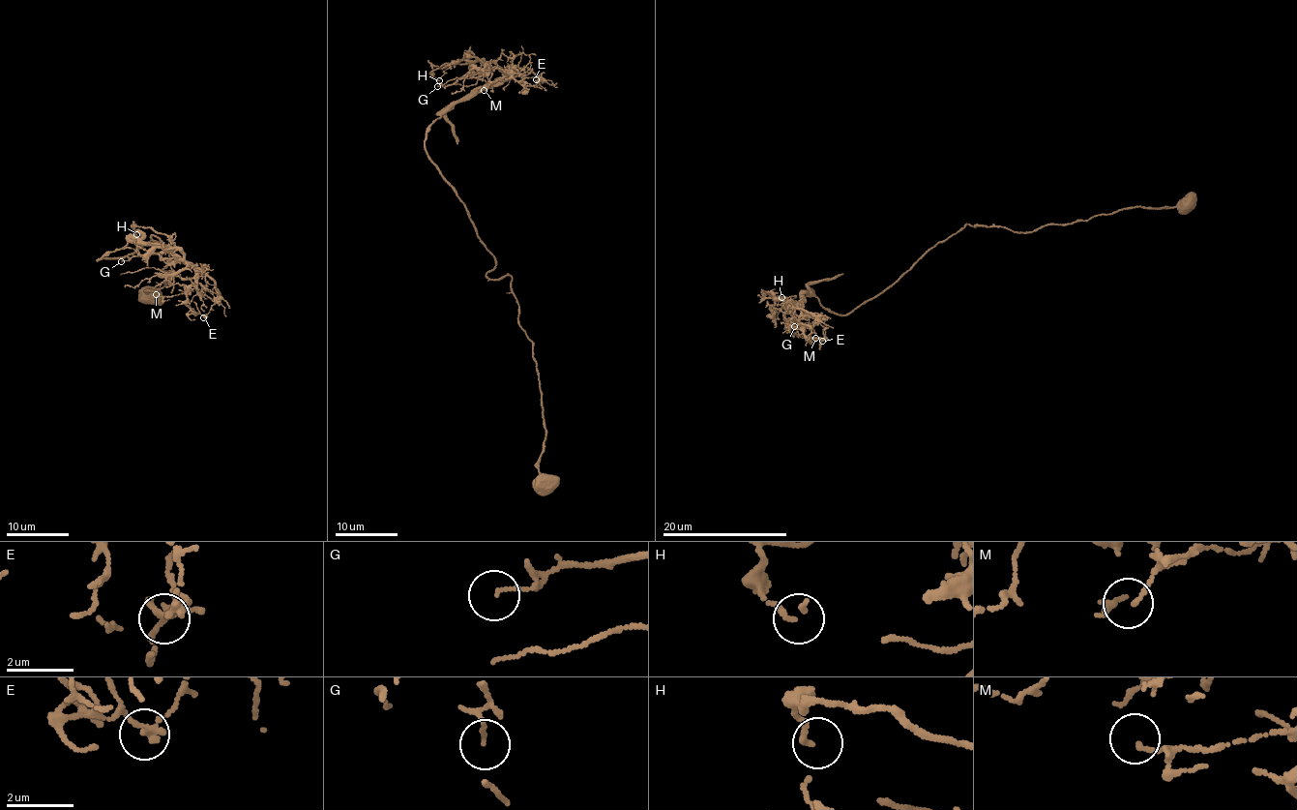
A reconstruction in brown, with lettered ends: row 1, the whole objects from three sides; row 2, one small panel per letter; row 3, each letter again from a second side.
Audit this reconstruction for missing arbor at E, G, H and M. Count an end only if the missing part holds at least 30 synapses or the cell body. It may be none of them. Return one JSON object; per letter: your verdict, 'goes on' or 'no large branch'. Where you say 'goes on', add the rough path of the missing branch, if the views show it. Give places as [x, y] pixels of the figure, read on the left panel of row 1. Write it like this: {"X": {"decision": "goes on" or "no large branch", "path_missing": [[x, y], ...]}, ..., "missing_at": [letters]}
{"E": {"decision": "no large branch"}, "G": {"decision": "no large branch"}, "H": {"decision": "no large branch"}, "M": {"decision": "no large branch"}, "missing_at": []}

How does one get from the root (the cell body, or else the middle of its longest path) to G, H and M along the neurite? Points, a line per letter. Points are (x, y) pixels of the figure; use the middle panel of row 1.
G: (543, 486), (538, 369), (512, 278), (486, 277), (492, 256), (425, 145), (427, 127), (478, 77), (437, 86)
H: (543, 486), (538, 369), (512, 278), (486, 277), (492, 256), (425, 145), (478, 77), (442, 63), (439, 80)
M: (543, 486), (538, 369), (512, 278), (486, 277), (492, 256), (425, 145), (427, 127), (512, 70), (484, 90)

